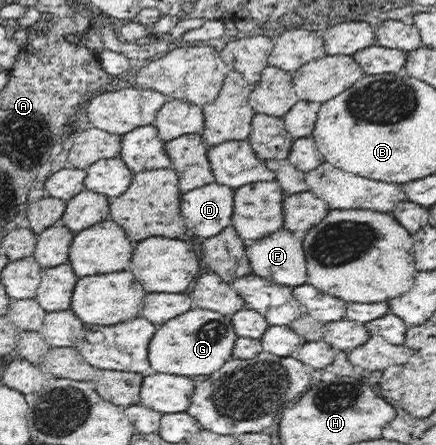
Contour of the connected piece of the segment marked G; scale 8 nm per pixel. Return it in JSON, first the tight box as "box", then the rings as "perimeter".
{"box":[148,307,238,378],"perimeter":[[[192,307],[189,311],[167,320],[155,330],[148,345],[150,372],[188,378],[211,375],[231,359],[238,335],[230,317],[207,308]]]}

